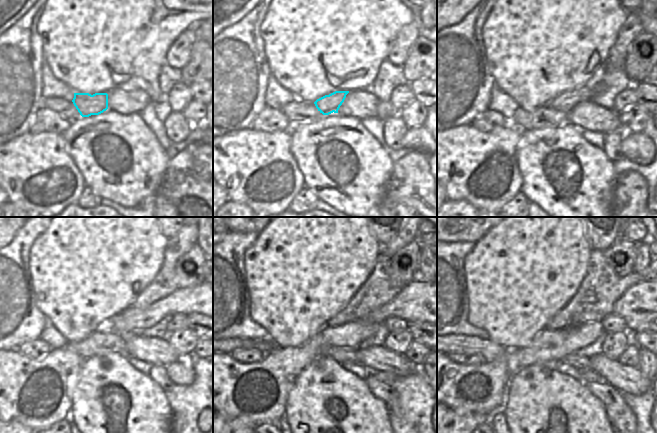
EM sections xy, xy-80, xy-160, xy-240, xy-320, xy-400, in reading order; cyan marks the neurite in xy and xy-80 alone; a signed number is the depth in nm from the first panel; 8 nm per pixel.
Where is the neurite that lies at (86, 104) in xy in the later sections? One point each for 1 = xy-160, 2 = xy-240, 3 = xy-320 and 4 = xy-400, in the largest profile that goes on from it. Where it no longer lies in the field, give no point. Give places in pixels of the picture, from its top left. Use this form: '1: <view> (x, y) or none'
1: xy-160 (566, 101)
2: xy-240 (131, 321)
3: xy-320 (416, 303)
4: xy-400 (640, 306)

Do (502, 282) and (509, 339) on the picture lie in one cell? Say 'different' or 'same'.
same

